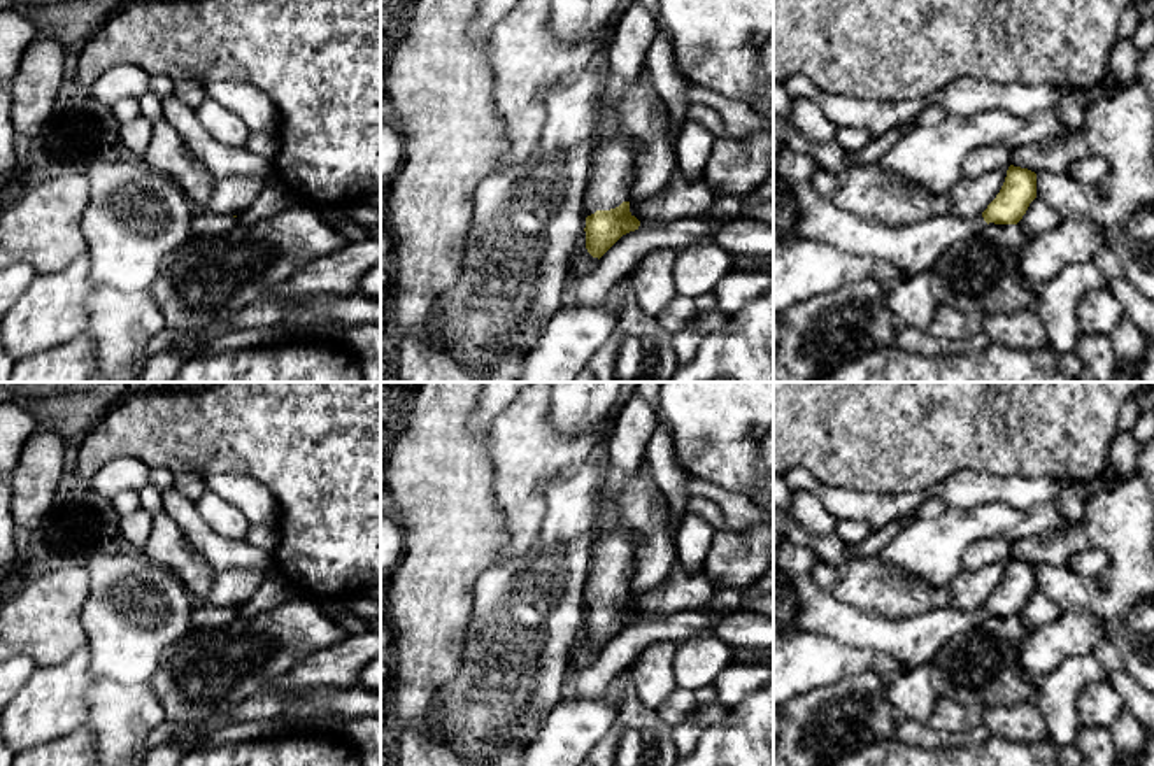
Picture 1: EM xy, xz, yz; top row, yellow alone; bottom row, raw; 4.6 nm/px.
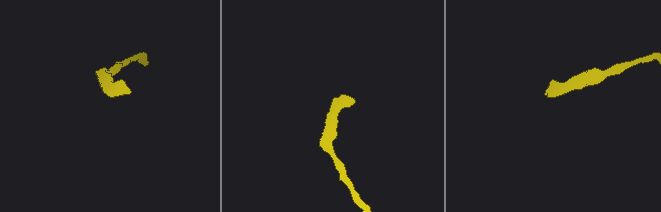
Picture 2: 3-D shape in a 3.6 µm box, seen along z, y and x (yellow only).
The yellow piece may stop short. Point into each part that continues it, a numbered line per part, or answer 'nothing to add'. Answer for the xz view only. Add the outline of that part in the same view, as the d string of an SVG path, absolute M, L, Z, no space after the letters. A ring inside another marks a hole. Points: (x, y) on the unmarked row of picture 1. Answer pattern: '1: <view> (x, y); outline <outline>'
1: xz (614, 563); outline M598 521L591 566L586 578L586 605L610 603L630 594L638 570L642 538L630 528L605 529Z

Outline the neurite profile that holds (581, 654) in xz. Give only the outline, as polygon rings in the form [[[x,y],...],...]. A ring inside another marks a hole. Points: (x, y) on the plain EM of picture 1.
[[[586,624],[579,629],[568,654],[568,666],[565,675],[565,687],[570,689],[577,673],[593,664],[598,657],[598,650],[593,650],[586,642]]]

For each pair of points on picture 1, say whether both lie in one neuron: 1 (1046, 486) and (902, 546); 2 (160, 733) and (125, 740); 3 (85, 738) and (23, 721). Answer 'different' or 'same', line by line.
1: different
2: different
3: different

